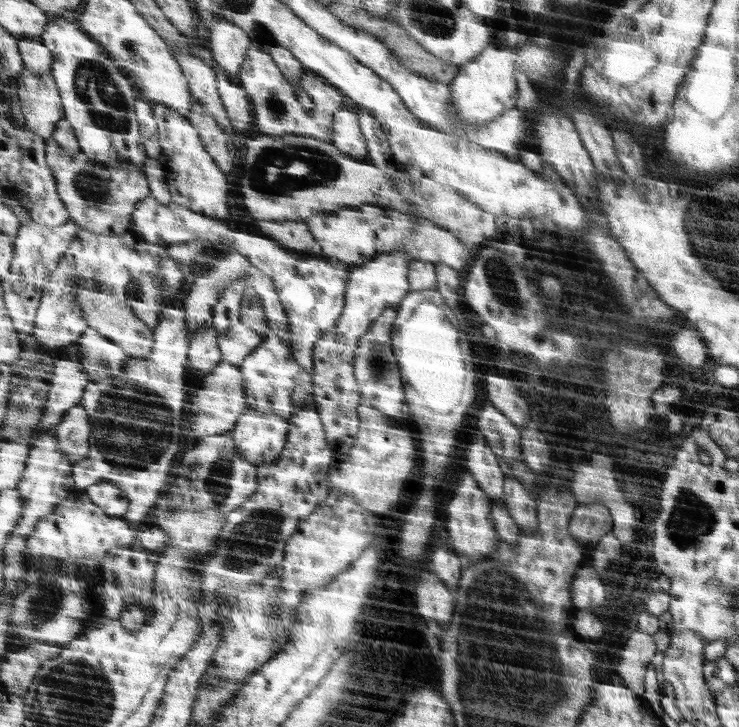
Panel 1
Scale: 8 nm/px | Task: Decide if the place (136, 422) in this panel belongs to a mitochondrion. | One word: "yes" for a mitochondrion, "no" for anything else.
yes

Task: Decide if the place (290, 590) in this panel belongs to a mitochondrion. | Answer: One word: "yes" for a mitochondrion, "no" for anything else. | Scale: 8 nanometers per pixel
no

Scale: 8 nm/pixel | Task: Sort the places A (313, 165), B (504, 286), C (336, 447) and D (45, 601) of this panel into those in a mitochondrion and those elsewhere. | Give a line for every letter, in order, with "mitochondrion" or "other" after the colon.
A: mitochondrion
B: mitochondrion
C: other
D: mitochondrion

